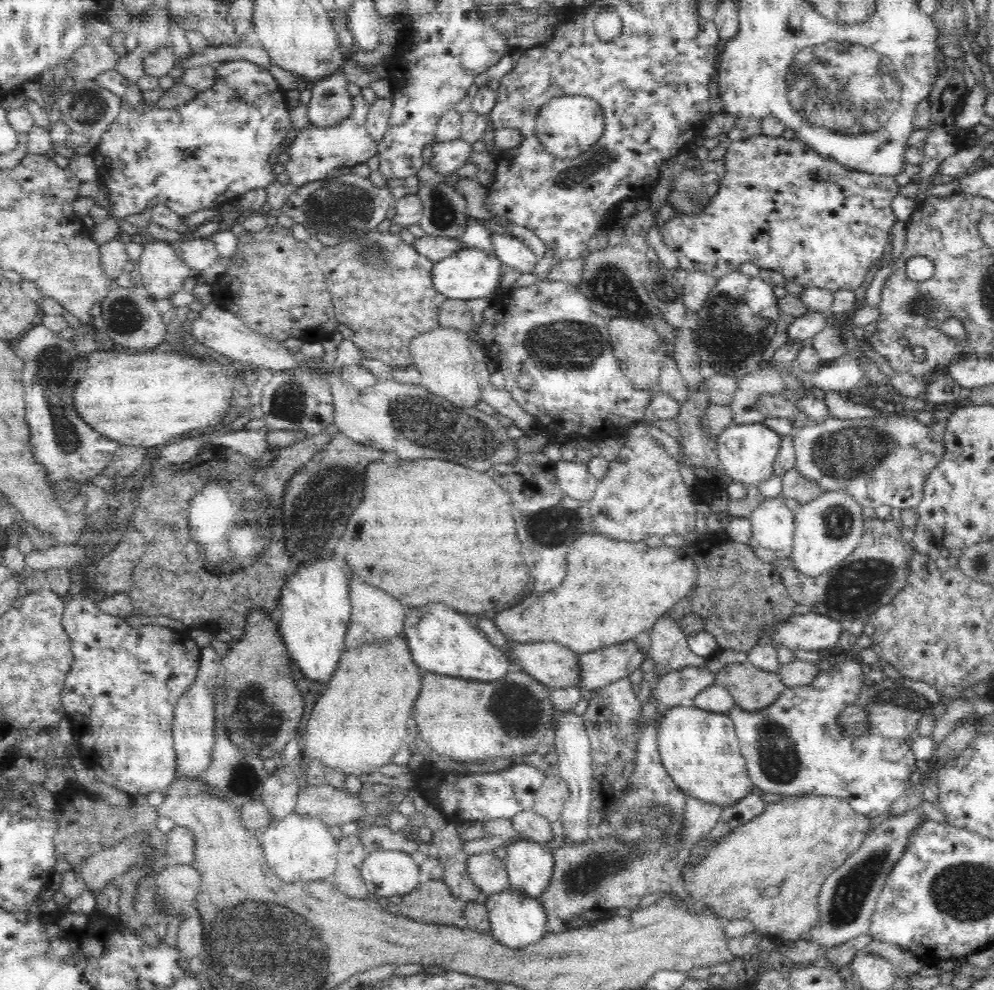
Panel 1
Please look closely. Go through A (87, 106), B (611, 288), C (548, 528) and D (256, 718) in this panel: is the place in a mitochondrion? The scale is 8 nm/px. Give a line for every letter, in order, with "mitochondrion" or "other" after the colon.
A: mitochondrion
B: mitochondrion
C: mitochondrion
D: mitochondrion

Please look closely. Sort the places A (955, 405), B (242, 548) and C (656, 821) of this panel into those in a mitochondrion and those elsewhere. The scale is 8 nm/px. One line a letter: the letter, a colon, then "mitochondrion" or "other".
A: other
B: mitochondrion
C: mitochondrion

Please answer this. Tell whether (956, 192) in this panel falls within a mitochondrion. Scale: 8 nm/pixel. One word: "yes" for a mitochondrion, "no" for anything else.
no

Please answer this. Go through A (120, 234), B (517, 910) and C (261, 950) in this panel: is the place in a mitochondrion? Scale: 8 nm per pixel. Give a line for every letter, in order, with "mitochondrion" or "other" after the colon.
A: other
B: other
C: mitochondrion

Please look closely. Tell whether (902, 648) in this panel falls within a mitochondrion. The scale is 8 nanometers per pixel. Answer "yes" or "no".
no

